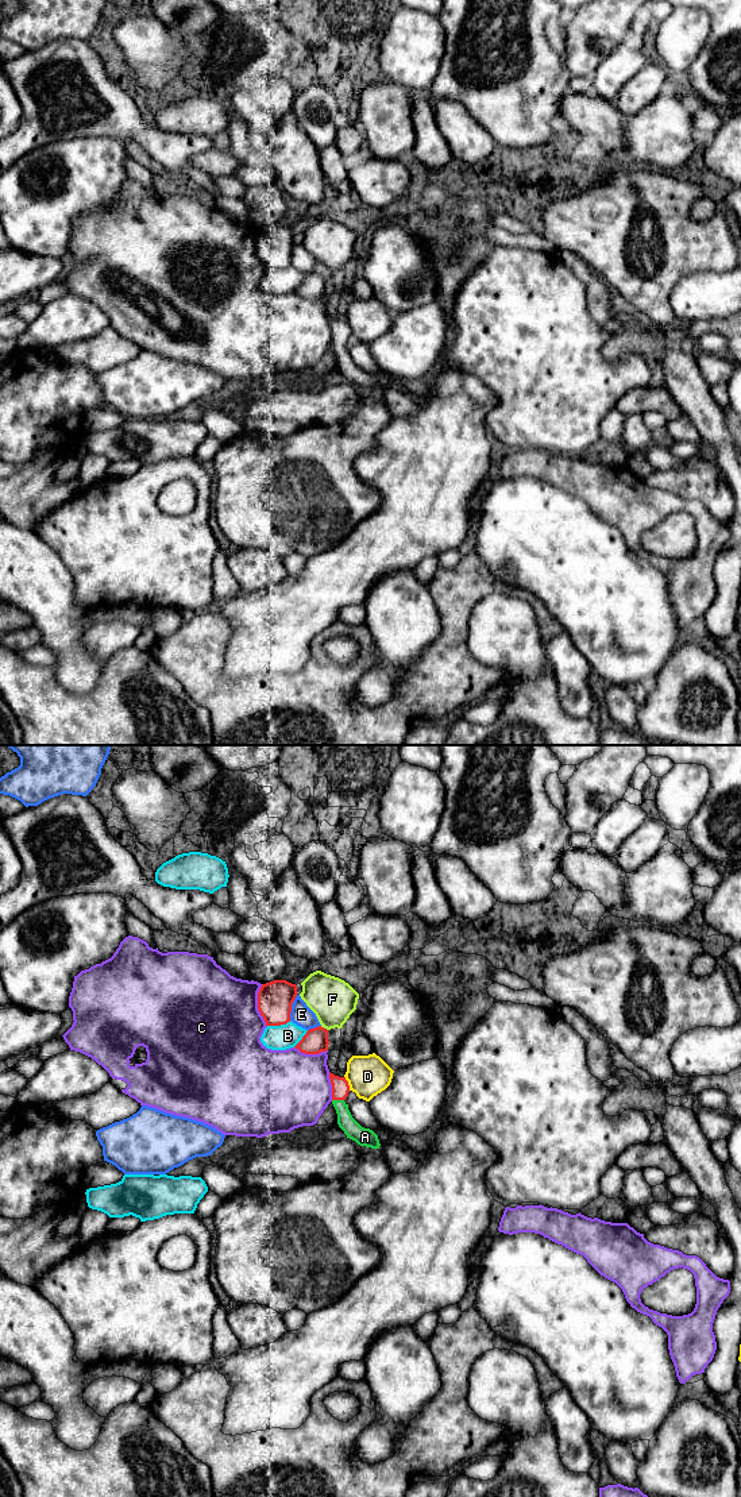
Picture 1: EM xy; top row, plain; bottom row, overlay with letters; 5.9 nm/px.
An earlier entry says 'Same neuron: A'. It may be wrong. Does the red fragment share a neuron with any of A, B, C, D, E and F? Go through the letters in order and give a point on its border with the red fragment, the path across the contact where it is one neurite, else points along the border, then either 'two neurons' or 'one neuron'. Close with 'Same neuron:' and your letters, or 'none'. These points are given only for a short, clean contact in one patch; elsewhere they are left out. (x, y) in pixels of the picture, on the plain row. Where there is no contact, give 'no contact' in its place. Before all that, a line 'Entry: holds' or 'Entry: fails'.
Entry: holds
A: contact xy (338, 343); way xy (340, 332), (338, 343), (347, 367); one neuron
B: contact xy (278, 269); two neurons
C: contact xy (258, 250); two neurons
D: contact xy (347, 327); two neurons
E: contact xy (290, 251); two neurons
F: contact xy (323, 271); two neurons
Same neuron: A

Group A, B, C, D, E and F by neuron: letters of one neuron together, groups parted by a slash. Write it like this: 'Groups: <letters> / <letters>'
Groups: A / B / C / D / E / F

